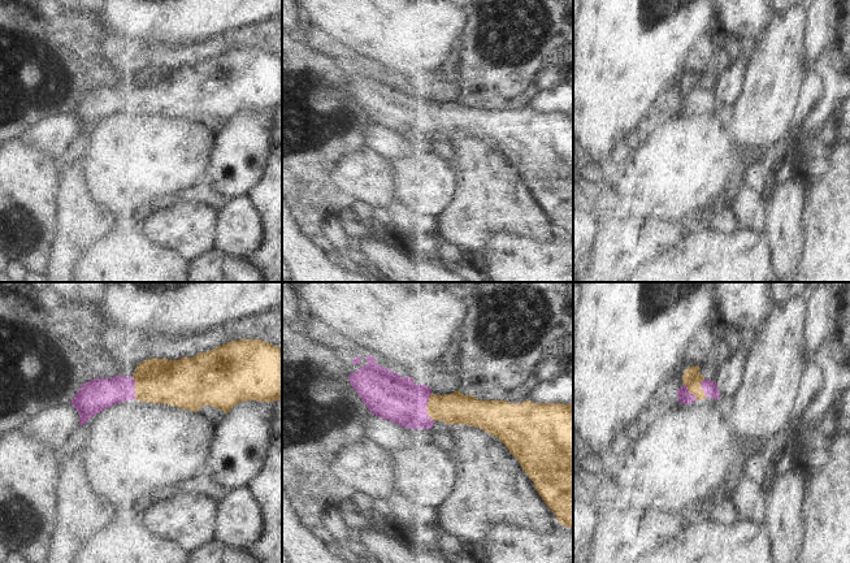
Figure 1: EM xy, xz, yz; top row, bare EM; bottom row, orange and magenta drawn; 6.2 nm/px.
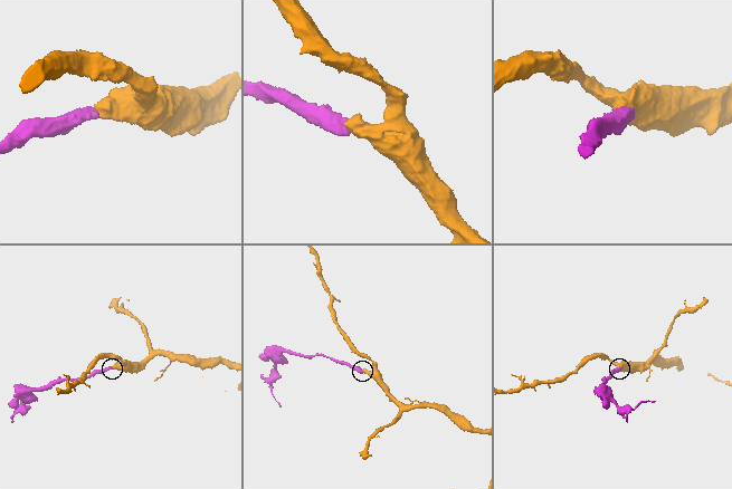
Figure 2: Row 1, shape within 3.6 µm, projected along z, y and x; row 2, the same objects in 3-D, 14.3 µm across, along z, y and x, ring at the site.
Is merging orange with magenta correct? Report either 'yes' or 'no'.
yes

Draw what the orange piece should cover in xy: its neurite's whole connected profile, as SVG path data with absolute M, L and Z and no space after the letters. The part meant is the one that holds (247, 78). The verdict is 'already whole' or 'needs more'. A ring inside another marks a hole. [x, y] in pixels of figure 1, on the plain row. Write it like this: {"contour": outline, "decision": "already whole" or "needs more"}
{"contour": "M239 48L194 66L144 69L136 74L133 86L94 87L79 96L70 112L79 121L79 134L83 134L96 122L133 108L177 114L194 121L203 114L212 114L227 122L240 111L276 111L281 107L282 57L261 48Z", "decision": "needs more"}

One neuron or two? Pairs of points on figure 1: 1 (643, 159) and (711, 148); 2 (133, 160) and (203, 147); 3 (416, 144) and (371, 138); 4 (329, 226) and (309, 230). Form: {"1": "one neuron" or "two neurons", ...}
{"1": "one neuron", "2": "one neuron", "3": "one neuron", "4": "two neurons"}

